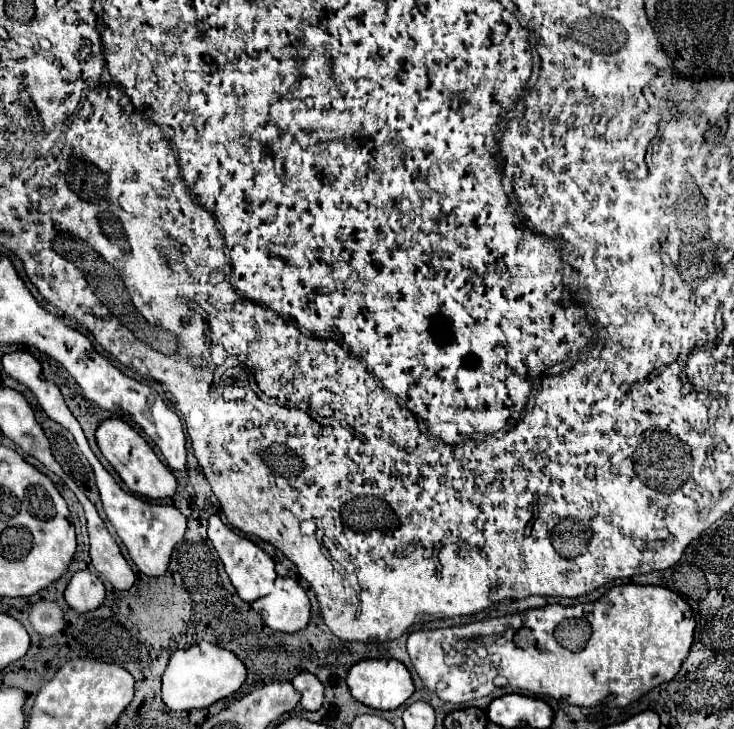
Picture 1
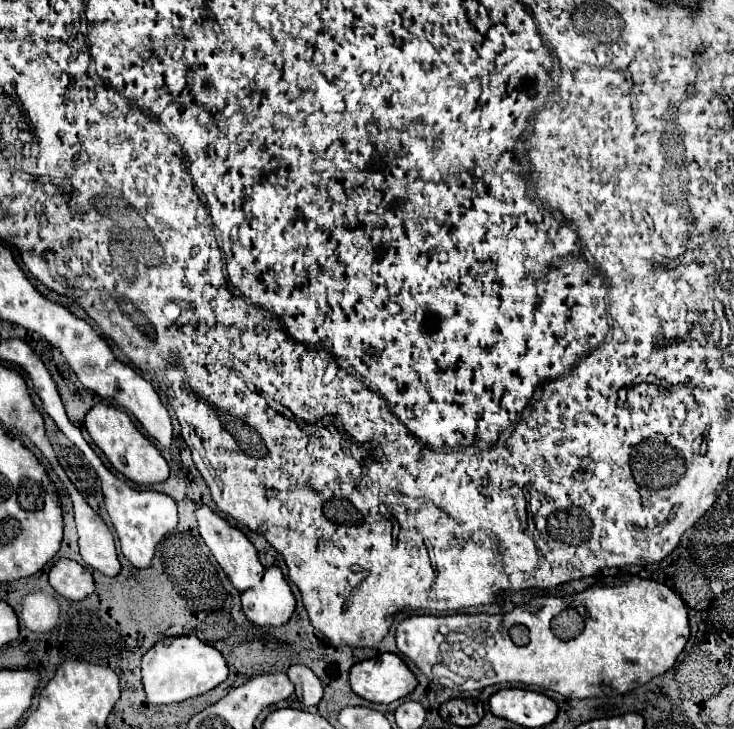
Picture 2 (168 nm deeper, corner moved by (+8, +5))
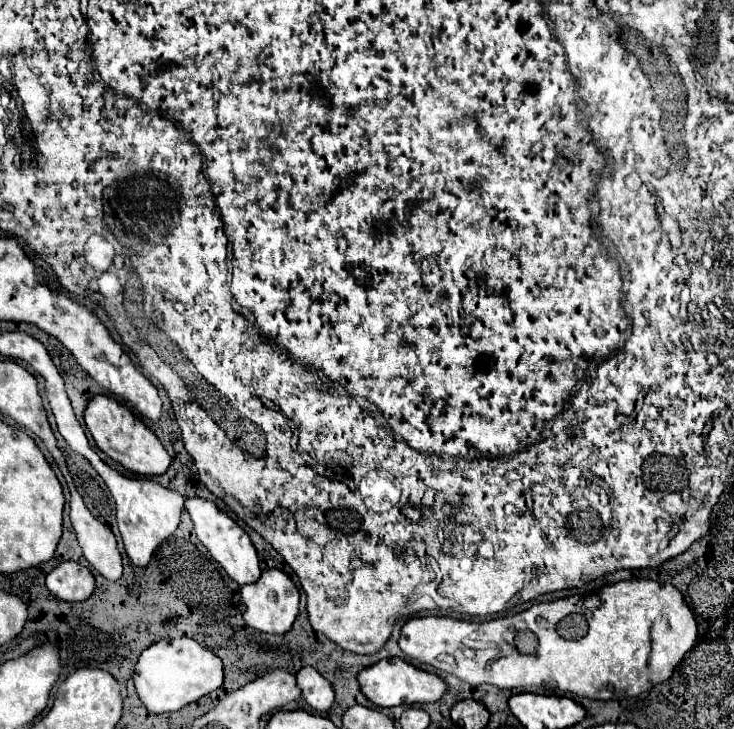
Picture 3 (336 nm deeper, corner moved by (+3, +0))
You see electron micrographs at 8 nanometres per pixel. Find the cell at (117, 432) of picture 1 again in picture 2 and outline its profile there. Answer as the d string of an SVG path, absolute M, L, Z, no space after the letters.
M94 404L90 408L90 412L84 418L86 430L90 434L90 438L94 440L94 444L106 454L106 458L110 460L110 464L122 472L126 478L130 478L136 484L156 484L156 482L164 482L168 478L168 462L164 460L164 456L160 454L160 450L134 426L134 422L130 420L130 416L114 406L108 404Z

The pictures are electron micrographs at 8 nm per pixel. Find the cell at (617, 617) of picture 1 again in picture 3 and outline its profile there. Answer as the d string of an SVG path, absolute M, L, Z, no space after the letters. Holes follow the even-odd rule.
M635 579L607 585L595 595L571 595L551 603L537 603L513 617L493 619L485 623L433 615L415 617L403 625L399 647L409 659L431 665L445 673L453 673L455 677L475 687L483 683L495 685L499 689L551 685L553 689L561 689L563 693L571 693L577 697L609 701L621 697L635 697L647 691L649 687L669 679L677 663L695 645L695 641L697 623L679 589L675 589L671 583ZM525 629L533 631L539 639L539 647L533 653L521 653L515 645L515 635Z

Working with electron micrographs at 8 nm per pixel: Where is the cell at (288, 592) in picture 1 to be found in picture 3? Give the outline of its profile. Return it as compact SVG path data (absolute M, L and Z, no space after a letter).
M267 569L261 573L259 581L241 587L241 599L245 603L243 619L249 627L265 633L287 633L299 613L299 591L287 573L279 569Z

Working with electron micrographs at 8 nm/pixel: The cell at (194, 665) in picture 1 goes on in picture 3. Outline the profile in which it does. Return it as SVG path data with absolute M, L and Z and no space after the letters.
M163 639L147 647L135 667L135 689L151 713L171 713L223 685L221 659L195 639Z

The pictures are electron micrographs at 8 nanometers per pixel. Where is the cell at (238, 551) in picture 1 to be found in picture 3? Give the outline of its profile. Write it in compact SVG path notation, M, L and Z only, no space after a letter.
M187 499L185 501L185 509L189 511L193 525L195 525L195 533L199 537L199 541L209 549L209 553L213 555L215 561L221 563L221 567L227 571L227 575L239 583L255 583L261 575L261 567L259 567L259 557L257 551L249 539L249 535L221 509L217 509L217 505L213 501L205 501L205 499Z

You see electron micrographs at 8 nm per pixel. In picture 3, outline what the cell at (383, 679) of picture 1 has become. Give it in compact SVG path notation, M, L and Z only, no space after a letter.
M393 657L393 659L383 659L371 667L365 667L359 675L359 685L361 685L361 691L363 695L379 705L379 707L395 707L395 705L405 705L409 701L409 705L413 703L433 703L437 699L441 699L441 695L445 693L445 683L433 675L433 673L427 673L427 671L421 671L409 663L405 663L403 659L399 657Z

